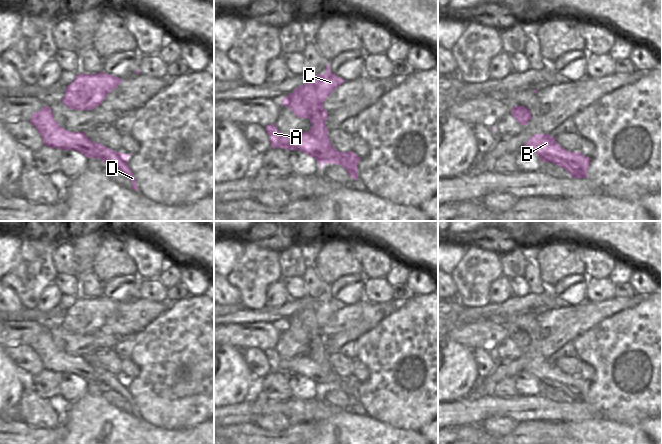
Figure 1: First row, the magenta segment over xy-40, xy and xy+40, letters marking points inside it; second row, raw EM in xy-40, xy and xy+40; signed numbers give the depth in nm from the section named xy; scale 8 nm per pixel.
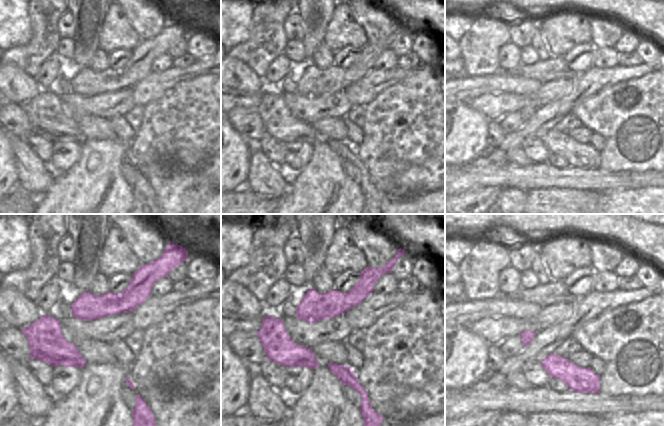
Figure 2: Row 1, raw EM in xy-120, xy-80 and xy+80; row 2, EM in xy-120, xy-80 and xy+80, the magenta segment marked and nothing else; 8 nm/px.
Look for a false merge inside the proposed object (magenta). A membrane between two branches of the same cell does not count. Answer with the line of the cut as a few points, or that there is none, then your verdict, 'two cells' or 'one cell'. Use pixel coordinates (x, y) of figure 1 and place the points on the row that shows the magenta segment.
xy (322, 109), (318, 110), (309, 119) | two cells

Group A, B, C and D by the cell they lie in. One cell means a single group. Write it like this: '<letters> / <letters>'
A B D / C

